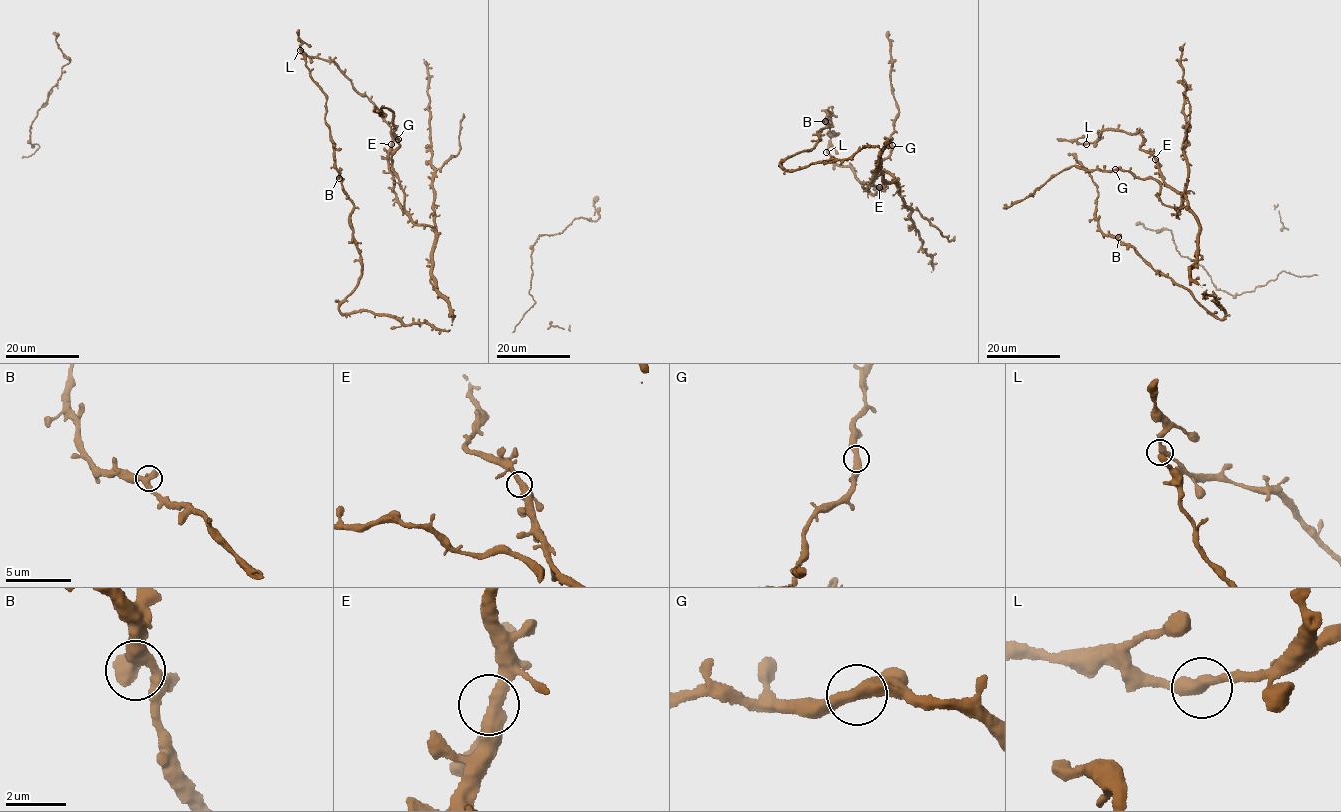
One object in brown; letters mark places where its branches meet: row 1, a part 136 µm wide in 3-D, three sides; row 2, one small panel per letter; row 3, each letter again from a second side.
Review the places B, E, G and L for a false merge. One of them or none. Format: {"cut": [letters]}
{"cut": []}

